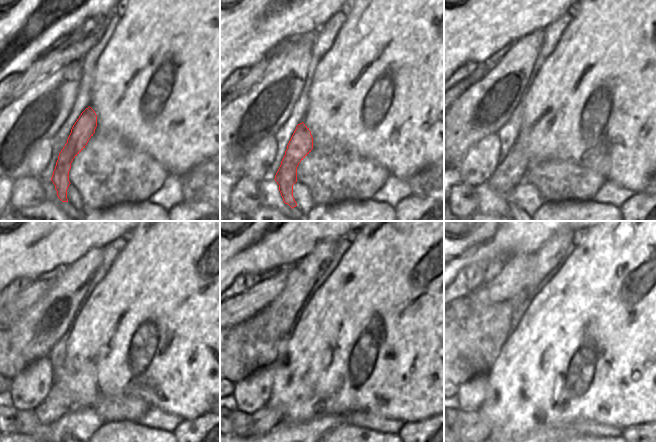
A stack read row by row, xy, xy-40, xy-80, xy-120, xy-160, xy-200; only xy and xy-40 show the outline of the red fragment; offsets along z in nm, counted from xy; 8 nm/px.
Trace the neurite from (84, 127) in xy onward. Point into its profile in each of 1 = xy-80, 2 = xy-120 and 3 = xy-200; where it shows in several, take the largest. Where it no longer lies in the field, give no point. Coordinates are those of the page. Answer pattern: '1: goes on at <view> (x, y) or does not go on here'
1: goes on at xy-80 (511, 171)
2: goes on at xy-120 (57, 403)
3: goes on at xy-200 (466, 424)

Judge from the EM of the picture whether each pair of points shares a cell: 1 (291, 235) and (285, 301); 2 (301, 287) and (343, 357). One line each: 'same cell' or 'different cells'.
1: different cells
2: different cells

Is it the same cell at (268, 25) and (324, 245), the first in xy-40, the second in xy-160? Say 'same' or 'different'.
different

